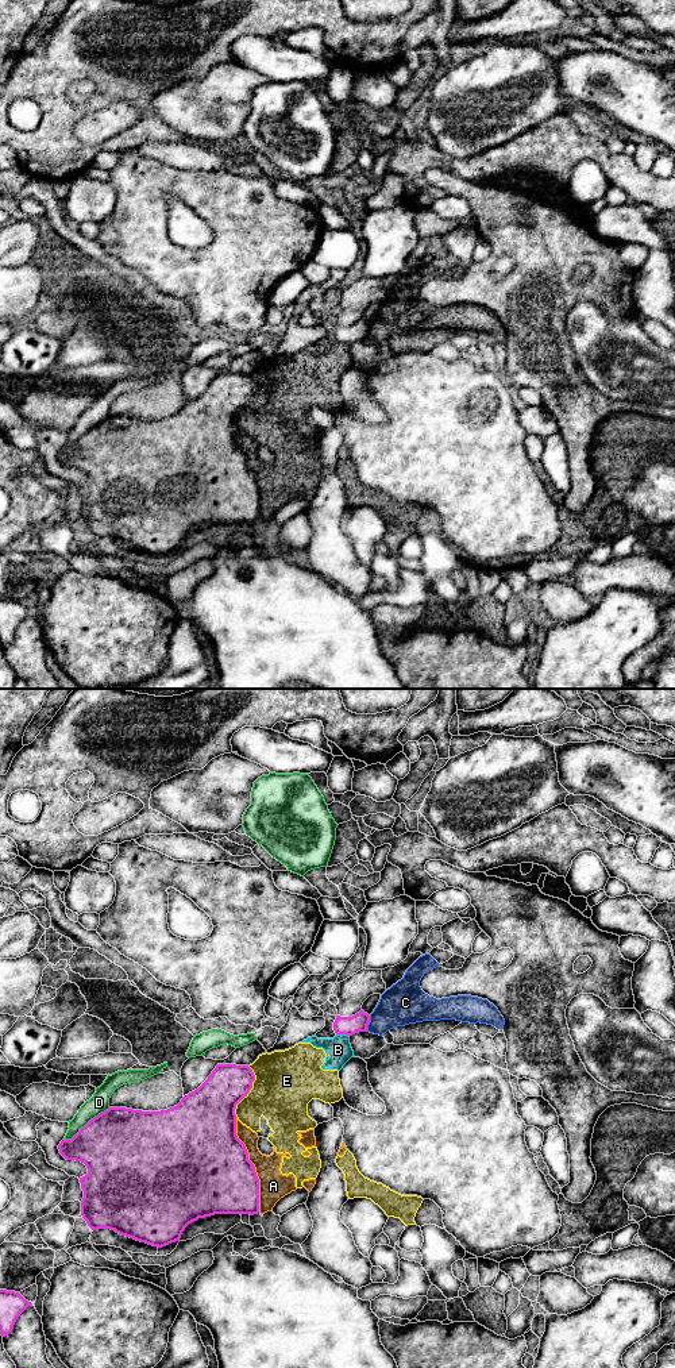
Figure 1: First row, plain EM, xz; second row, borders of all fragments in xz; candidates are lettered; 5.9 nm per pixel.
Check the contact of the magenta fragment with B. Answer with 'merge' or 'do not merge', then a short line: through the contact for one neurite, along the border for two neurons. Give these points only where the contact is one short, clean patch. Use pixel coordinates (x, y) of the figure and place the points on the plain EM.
do not merge; line xz (336, 342), (348, 345)

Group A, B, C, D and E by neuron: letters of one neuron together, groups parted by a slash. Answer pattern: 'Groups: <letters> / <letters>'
Groups: A B C E / D

